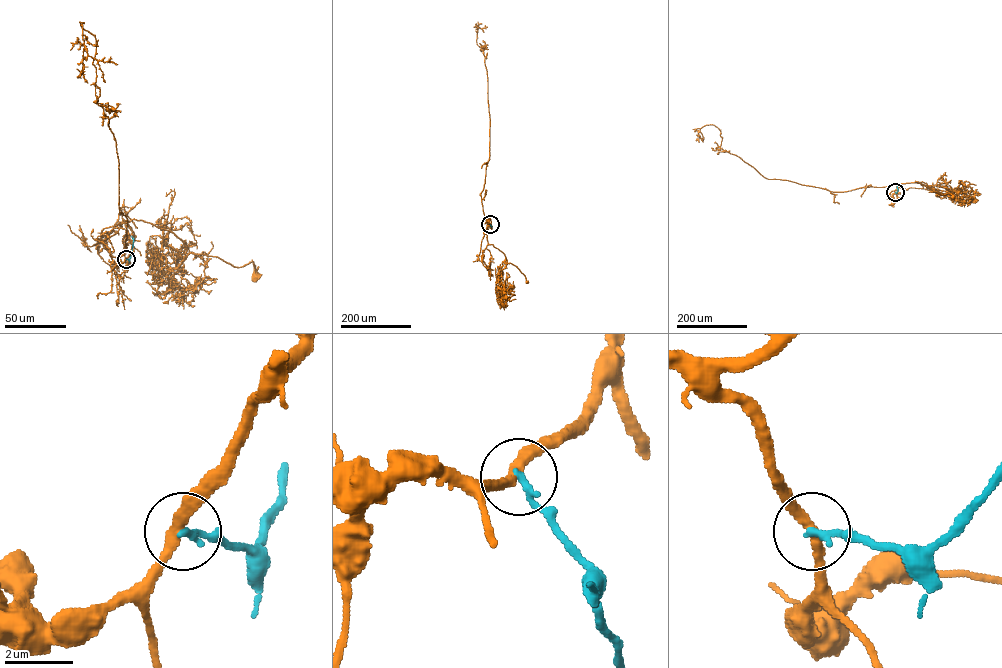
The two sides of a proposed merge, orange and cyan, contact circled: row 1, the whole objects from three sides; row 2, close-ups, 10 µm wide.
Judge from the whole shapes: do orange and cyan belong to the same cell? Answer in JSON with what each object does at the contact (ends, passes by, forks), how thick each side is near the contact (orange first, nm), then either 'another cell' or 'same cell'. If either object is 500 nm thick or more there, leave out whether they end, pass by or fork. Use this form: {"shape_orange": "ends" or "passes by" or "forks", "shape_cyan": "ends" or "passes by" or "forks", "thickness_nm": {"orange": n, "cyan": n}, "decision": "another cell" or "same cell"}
{"shape_orange": "passes by", "shape_cyan": "ends", "thickness_nm": {"orange": 320, "cyan": 200}, "decision": "another cell"}

